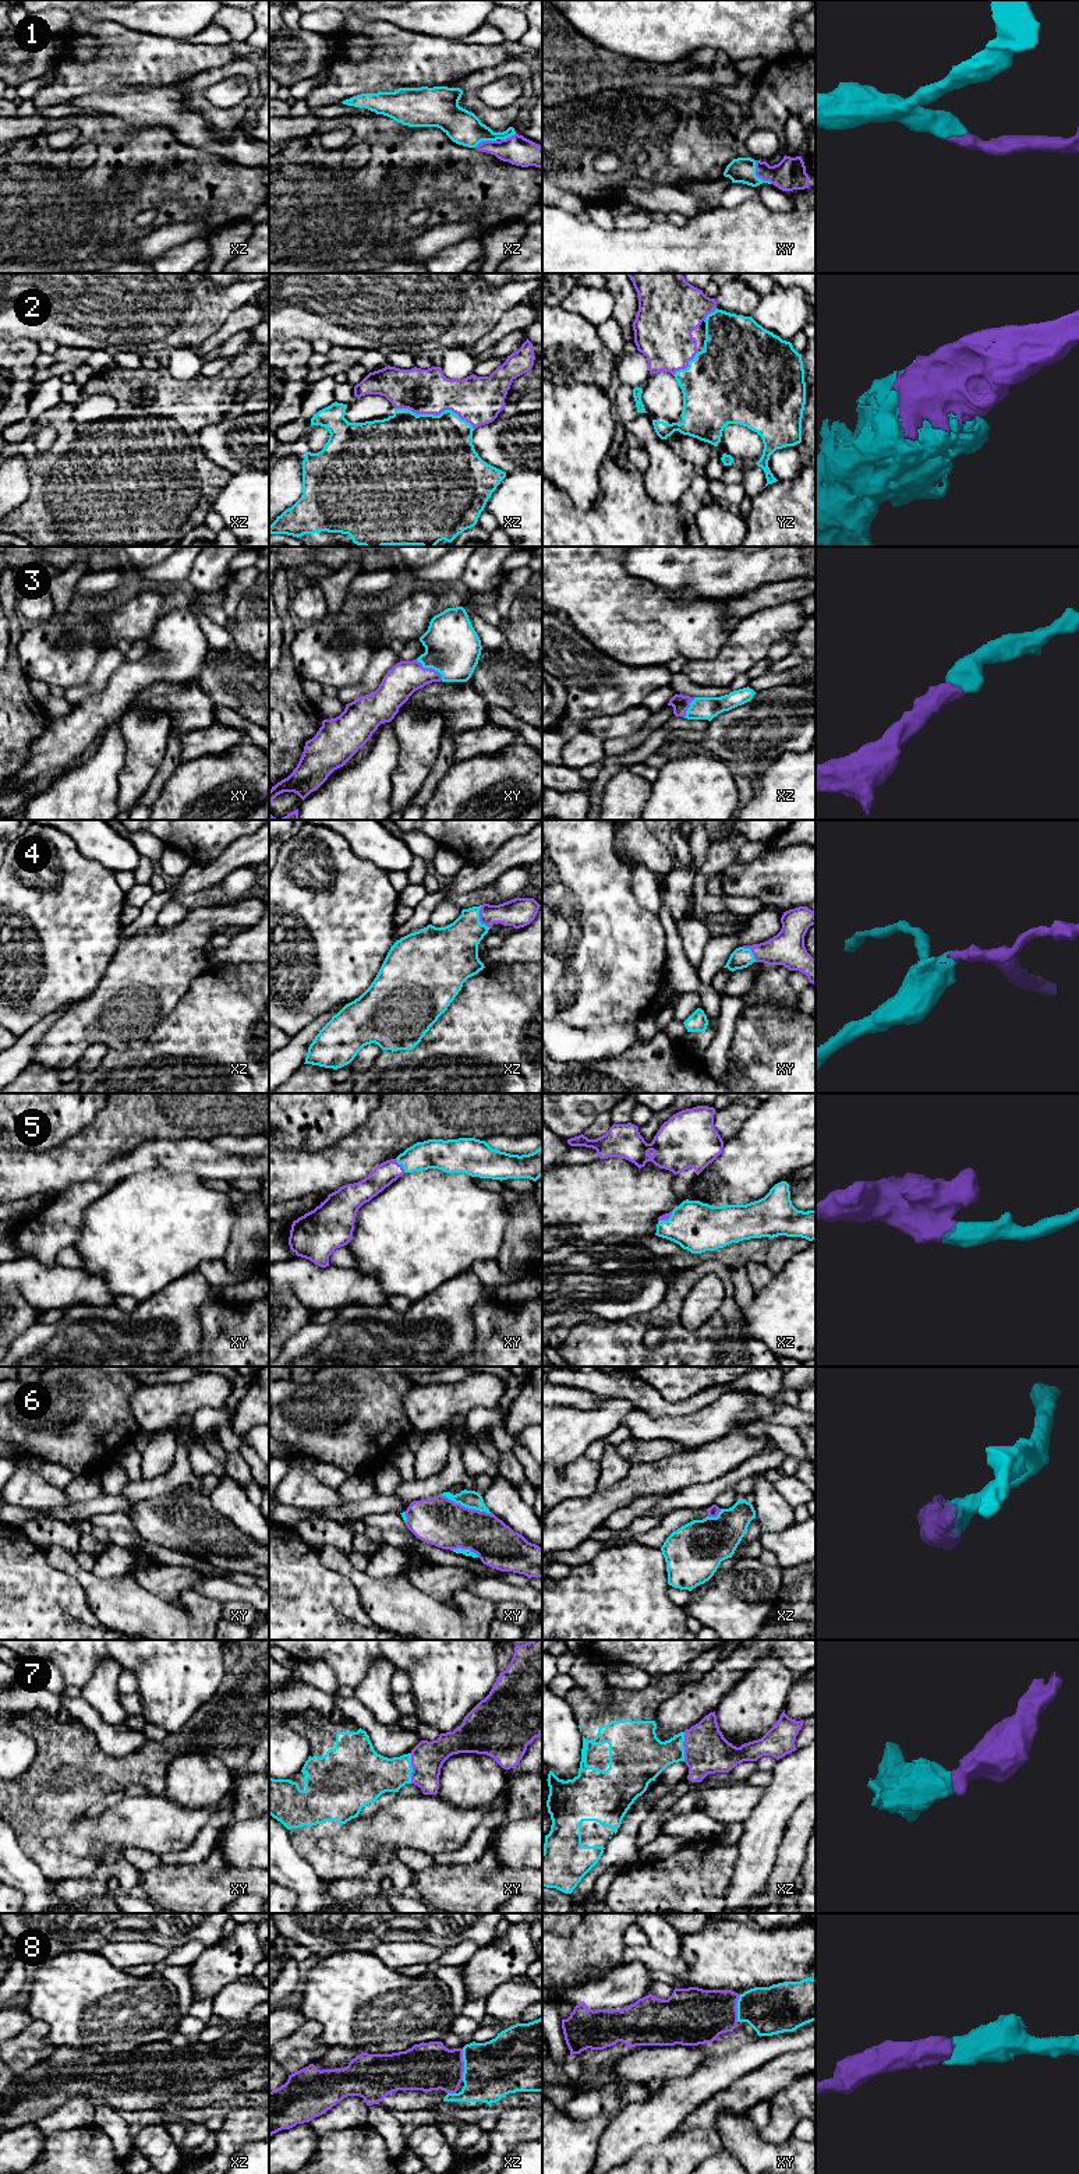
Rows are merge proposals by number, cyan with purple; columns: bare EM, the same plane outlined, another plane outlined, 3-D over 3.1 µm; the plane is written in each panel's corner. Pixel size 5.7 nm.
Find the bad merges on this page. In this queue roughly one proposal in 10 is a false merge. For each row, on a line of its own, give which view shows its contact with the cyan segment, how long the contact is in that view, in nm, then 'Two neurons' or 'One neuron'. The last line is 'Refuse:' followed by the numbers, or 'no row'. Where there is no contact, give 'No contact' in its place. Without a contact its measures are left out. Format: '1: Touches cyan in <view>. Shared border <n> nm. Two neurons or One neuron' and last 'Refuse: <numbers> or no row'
1: Touches cyan in xy. Shared border 170 nm. One neuron
2: Touches cyan in xz. Shared border 480 nm. One neuron
3: Touches cyan in xy. Shared border 200 nm. One neuron
4: Touches cyan in xz. Shared border 140 nm. One neuron
5: Touches cyan in xy. Shared border 100 nm. One neuron
6: Touches cyan in xy. Shared border 300 nm. One neuron
7: Touches cyan in xy. Shared border 180 nm. One neuron
8: Touches cyan in xz. Shared border 180 nm. One neuron
Refuse: no row

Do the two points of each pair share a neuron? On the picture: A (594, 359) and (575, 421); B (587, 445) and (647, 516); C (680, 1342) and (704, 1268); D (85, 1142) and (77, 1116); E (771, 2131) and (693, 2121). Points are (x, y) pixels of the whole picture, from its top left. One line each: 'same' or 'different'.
A: different
B: different
C: same
D: different
E: different

